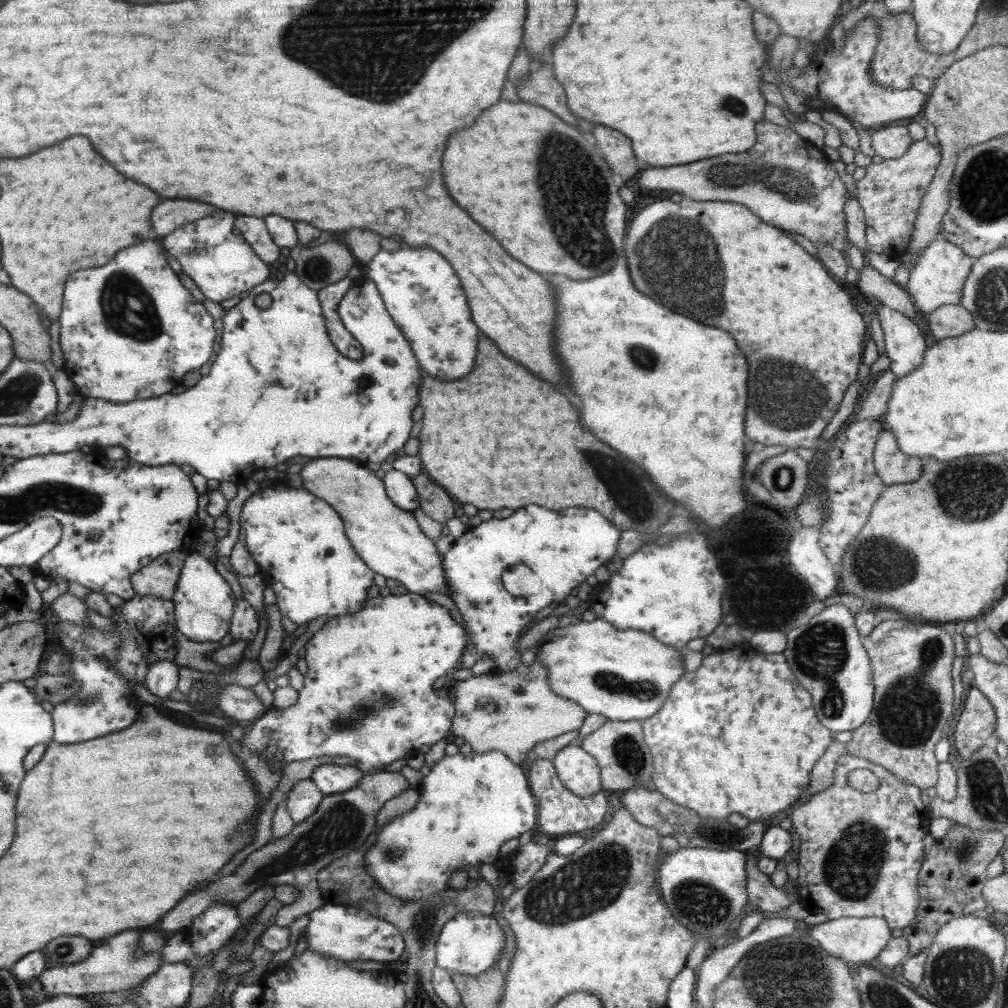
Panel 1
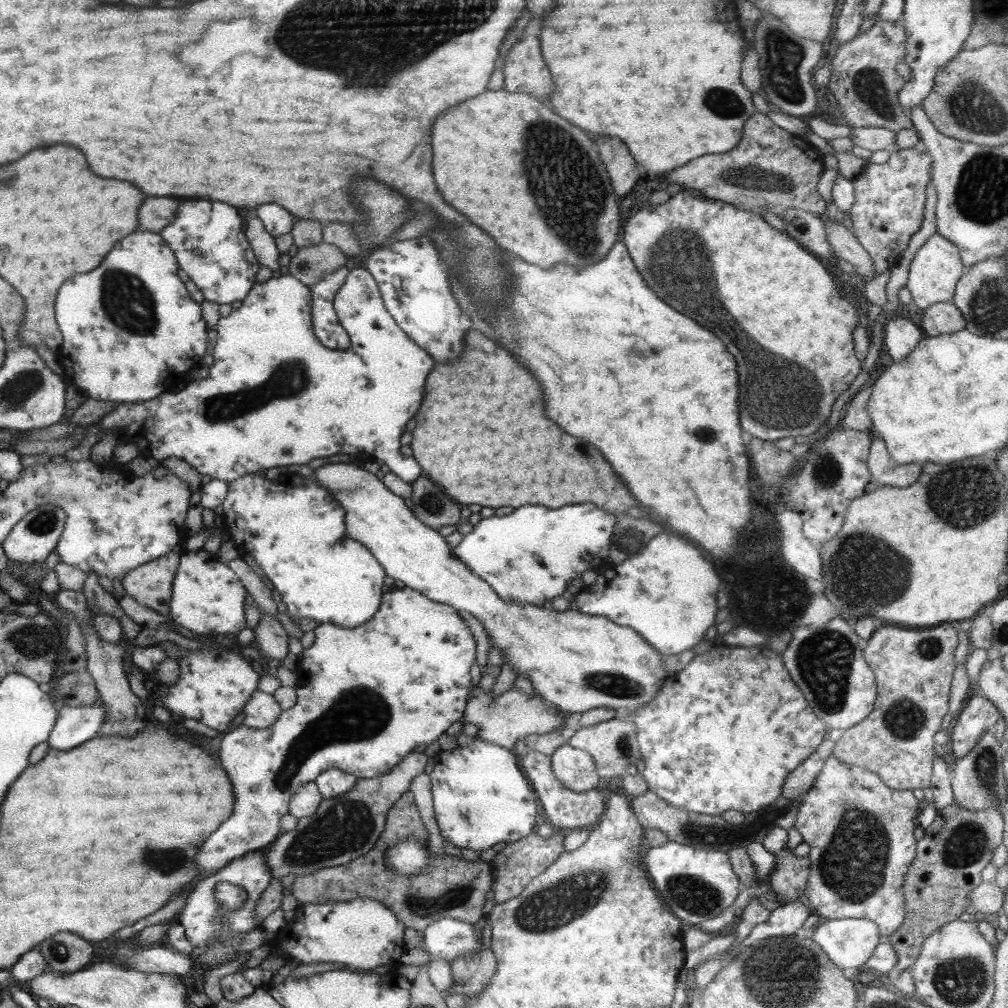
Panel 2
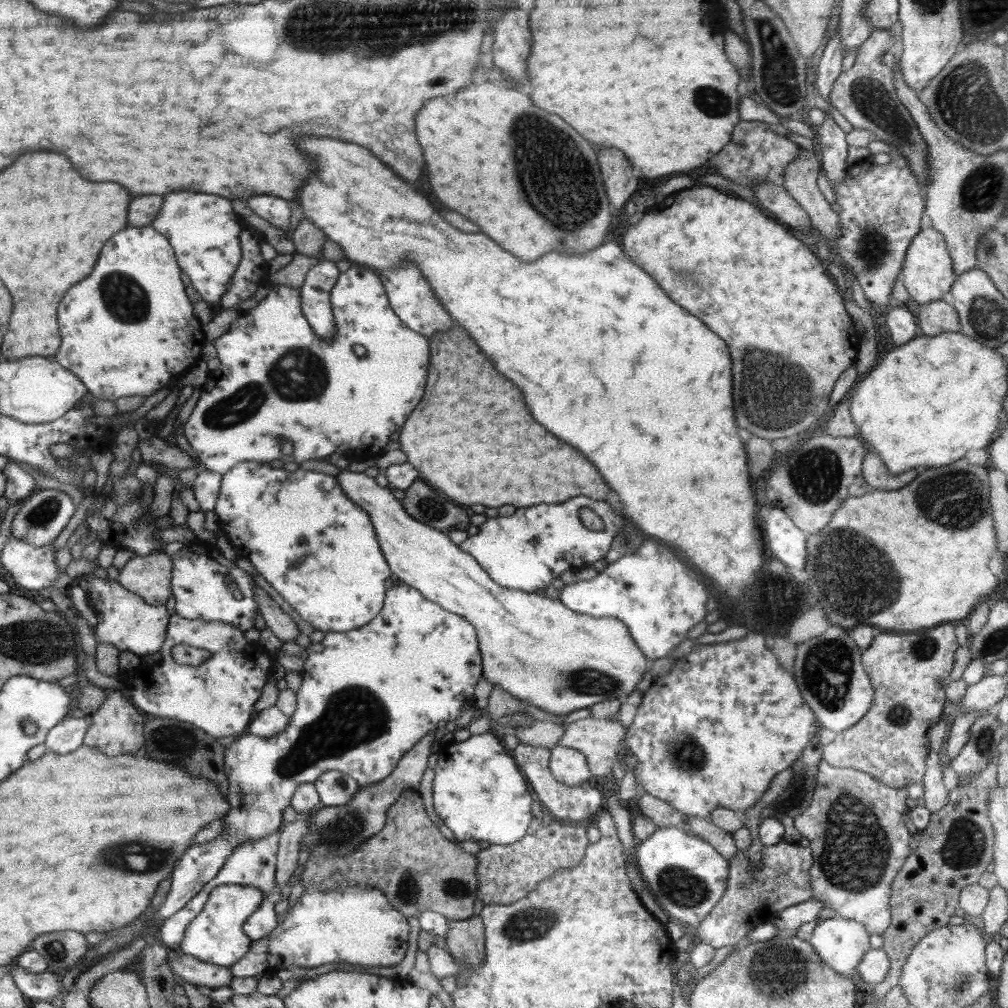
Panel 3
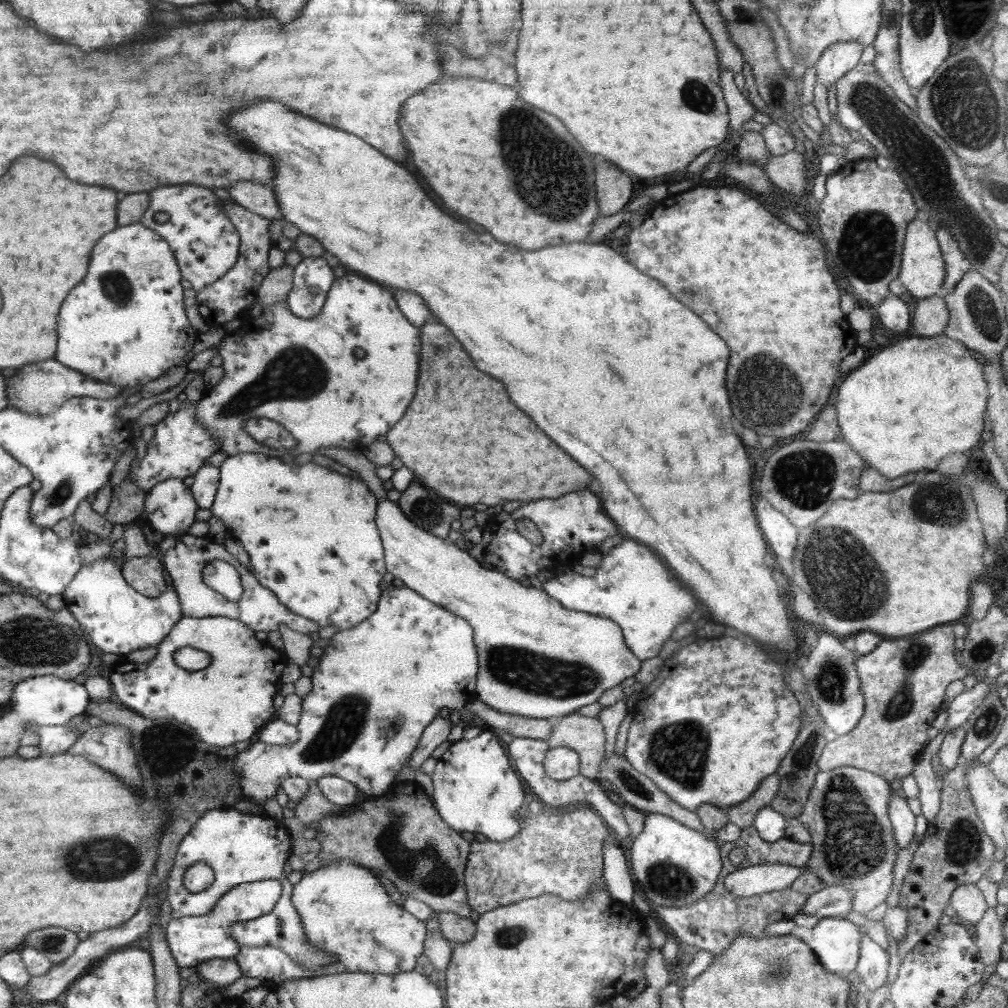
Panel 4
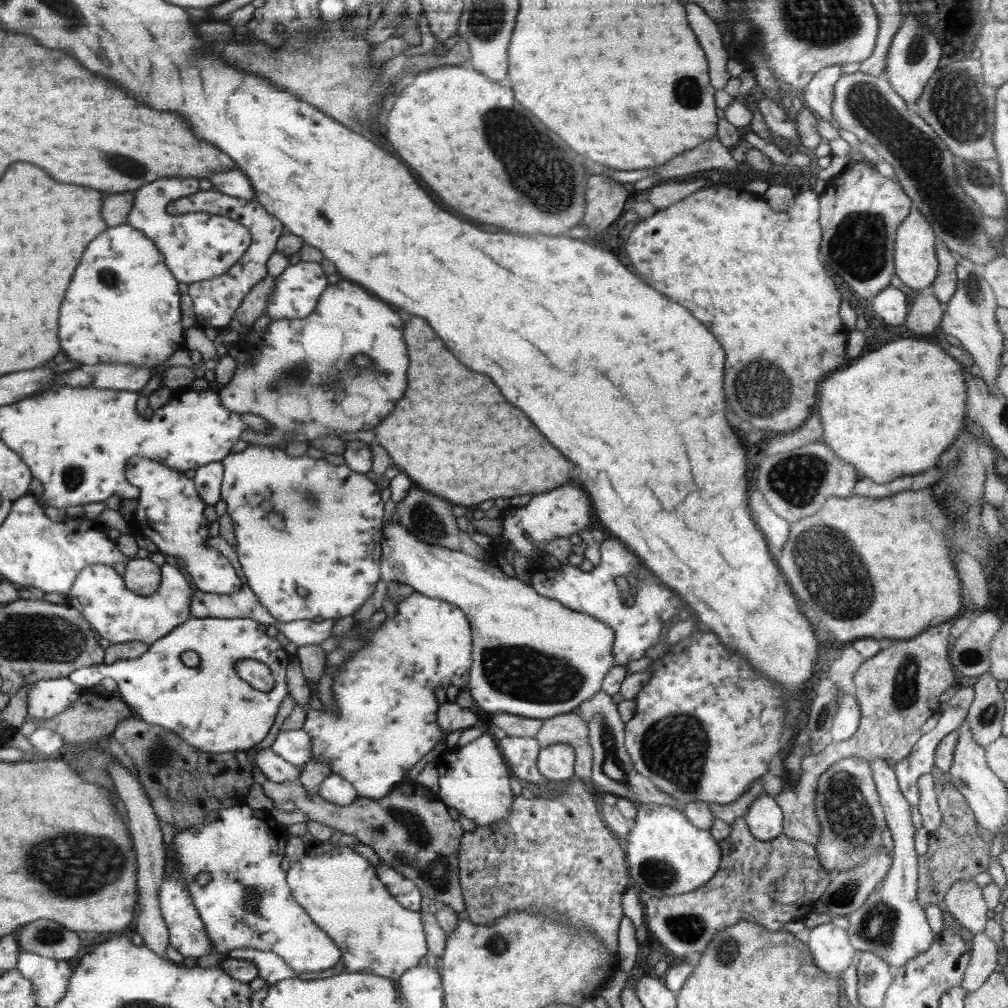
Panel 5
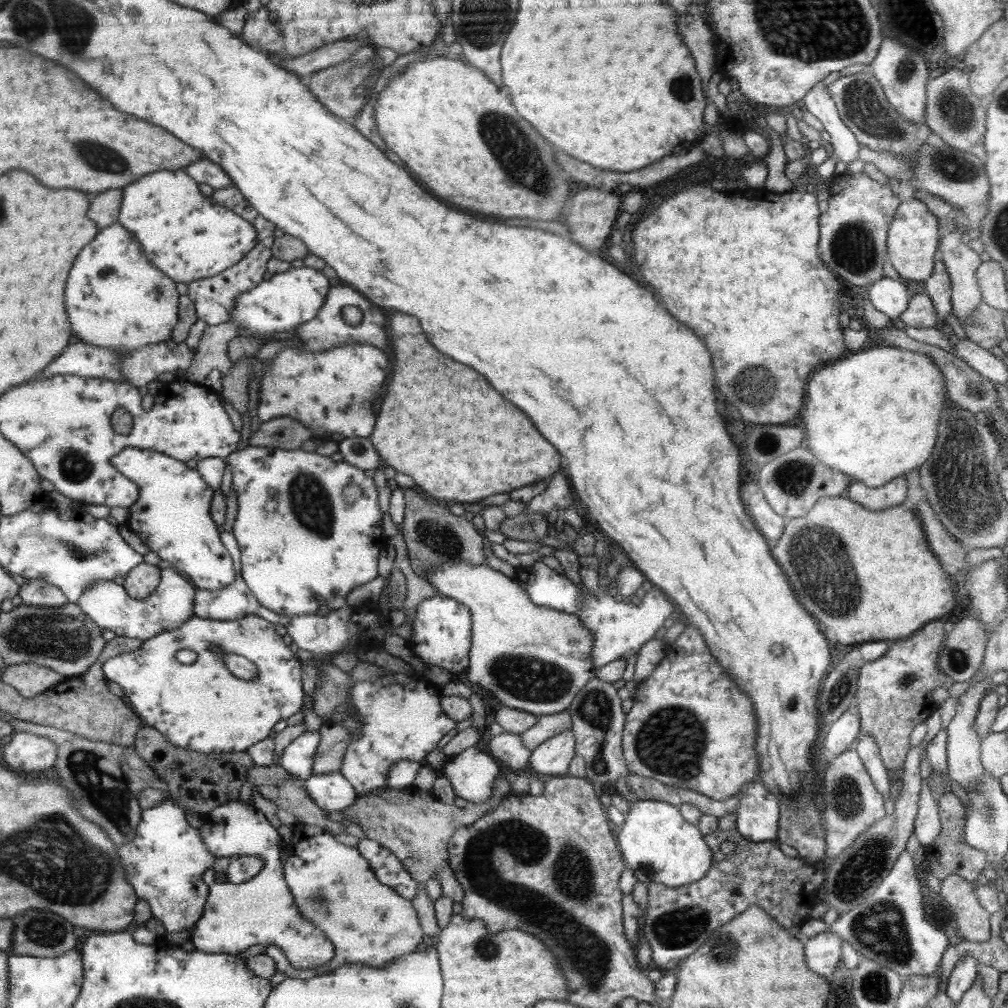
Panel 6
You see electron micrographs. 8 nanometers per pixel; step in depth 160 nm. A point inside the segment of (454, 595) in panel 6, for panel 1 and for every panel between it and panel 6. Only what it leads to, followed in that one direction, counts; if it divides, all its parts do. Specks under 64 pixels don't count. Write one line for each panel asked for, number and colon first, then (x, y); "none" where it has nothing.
1: (624, 675)
2: (576, 662)
3: (540, 652)
4: (537, 659)
5: (532, 657)

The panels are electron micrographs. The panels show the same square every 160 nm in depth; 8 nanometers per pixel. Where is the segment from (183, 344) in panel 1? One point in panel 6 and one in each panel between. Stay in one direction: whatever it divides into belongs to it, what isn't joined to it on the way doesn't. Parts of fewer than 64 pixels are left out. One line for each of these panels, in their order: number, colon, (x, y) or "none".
2: (130, 328)
3: (128, 329)
4: (125, 323)
5: (123, 306)
6: (116, 298)

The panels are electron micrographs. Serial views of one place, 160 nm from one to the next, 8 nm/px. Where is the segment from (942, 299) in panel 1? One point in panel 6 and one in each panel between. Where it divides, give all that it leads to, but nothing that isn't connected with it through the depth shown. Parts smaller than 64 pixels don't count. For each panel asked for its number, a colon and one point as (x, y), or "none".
2: (936, 268)
3: (927, 272)
4: (922, 272)
5: (916, 264)
6: (912, 239)

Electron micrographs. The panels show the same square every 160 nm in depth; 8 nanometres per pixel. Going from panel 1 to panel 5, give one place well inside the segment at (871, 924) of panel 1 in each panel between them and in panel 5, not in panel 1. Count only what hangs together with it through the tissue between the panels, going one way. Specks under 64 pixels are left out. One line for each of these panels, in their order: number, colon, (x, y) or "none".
2: (849, 942)
3: (841, 943)
4: (835, 941)
5: (831, 950)

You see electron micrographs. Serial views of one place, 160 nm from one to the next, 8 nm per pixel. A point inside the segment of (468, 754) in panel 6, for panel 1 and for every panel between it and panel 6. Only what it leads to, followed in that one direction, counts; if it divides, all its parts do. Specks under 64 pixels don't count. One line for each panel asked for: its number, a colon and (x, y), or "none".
1: (470, 805)
2: (481, 797)
3: (479, 792)
4: (476, 790)
5: (473, 779)

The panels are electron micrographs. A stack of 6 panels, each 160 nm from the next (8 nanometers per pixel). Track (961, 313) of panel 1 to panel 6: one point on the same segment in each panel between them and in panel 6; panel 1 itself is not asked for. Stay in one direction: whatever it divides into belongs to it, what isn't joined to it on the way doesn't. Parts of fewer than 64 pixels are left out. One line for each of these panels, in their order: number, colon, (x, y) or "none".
2: (943, 317)
3: (936, 317)
4: (931, 315)
5: (925, 313)
6: (920, 313)

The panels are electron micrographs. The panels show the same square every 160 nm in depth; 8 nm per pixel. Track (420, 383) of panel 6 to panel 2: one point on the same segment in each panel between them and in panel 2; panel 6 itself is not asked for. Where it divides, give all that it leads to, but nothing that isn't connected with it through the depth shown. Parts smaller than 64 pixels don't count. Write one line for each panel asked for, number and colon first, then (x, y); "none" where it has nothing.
2: (490, 399)
3: (508, 458)
4: (462, 436)
5: (467, 444)

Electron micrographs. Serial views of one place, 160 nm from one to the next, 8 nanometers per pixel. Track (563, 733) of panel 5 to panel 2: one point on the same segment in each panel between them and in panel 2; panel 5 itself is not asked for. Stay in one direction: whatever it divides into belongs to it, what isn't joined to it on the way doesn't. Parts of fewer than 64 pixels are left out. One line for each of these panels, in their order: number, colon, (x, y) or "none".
2: (613, 745)
3: (600, 740)
4: (584, 734)

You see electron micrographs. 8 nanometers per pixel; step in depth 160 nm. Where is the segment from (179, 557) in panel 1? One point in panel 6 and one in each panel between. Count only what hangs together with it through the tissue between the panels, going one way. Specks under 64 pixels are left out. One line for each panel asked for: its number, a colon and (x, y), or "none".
2: (150, 584)
3: (149, 576)
4: (145, 574)
5: (142, 576)
6: (140, 582)

